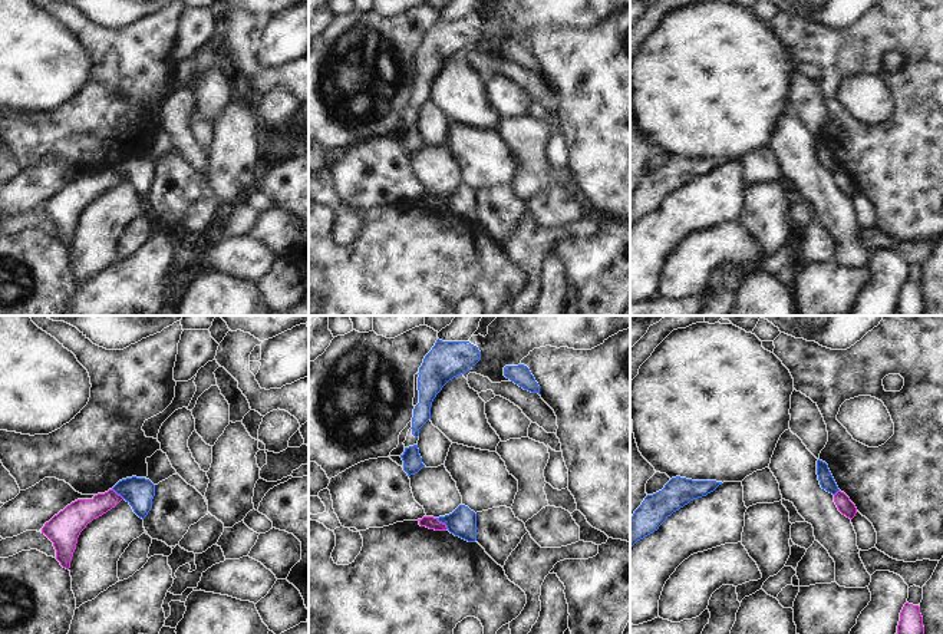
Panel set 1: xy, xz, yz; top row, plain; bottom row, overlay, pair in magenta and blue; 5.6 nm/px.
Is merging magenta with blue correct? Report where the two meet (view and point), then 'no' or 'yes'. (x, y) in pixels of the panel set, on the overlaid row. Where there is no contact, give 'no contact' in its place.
meets magenta in xz at (441, 522); no

